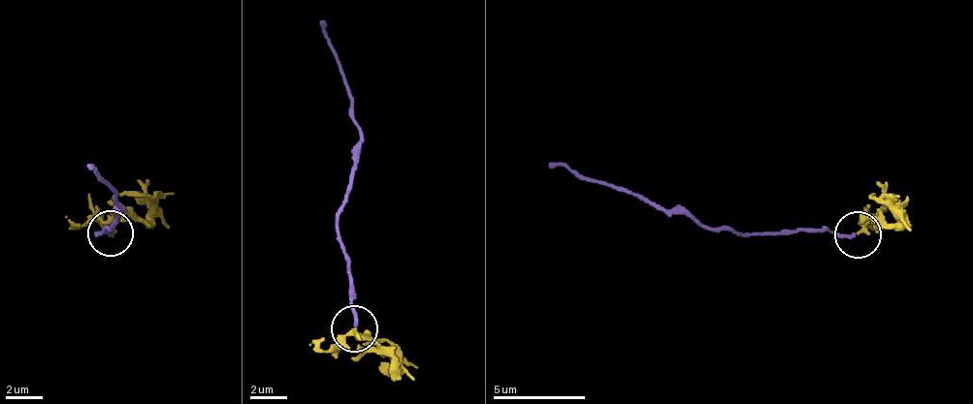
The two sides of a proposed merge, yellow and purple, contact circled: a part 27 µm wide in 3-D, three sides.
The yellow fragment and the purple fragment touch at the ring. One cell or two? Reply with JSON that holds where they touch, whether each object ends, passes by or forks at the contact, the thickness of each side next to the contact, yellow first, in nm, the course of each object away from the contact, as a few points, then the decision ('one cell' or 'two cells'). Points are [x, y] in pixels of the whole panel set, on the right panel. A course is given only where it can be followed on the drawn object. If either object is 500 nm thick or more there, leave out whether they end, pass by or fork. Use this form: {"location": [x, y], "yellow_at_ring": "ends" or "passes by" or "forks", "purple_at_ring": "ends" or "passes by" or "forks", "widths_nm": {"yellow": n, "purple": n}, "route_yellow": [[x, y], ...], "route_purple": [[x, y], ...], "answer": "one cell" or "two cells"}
{"location": [858, 234], "yellow_at_ring": "passes by", "purple_at_ring": "ends", "widths_nm": {"yellow": 180, "purple": 200}, "route_yellow": [[859, 235], [868, 217], [892, 218], [892, 200], [897, 195]], "route_purple": [[854, 235], [738, 231], [664, 213], [548, 162]], "answer": "two cells"}

